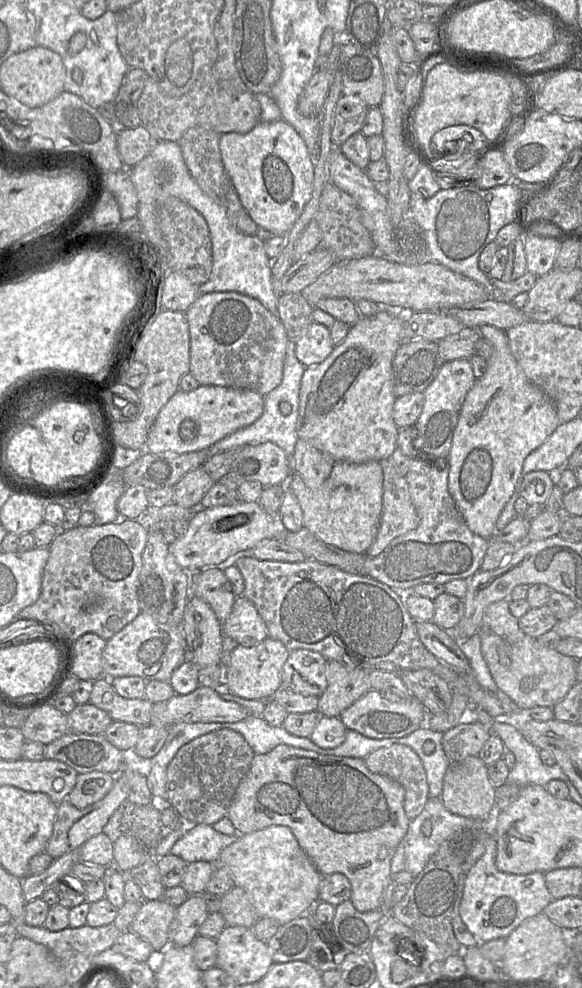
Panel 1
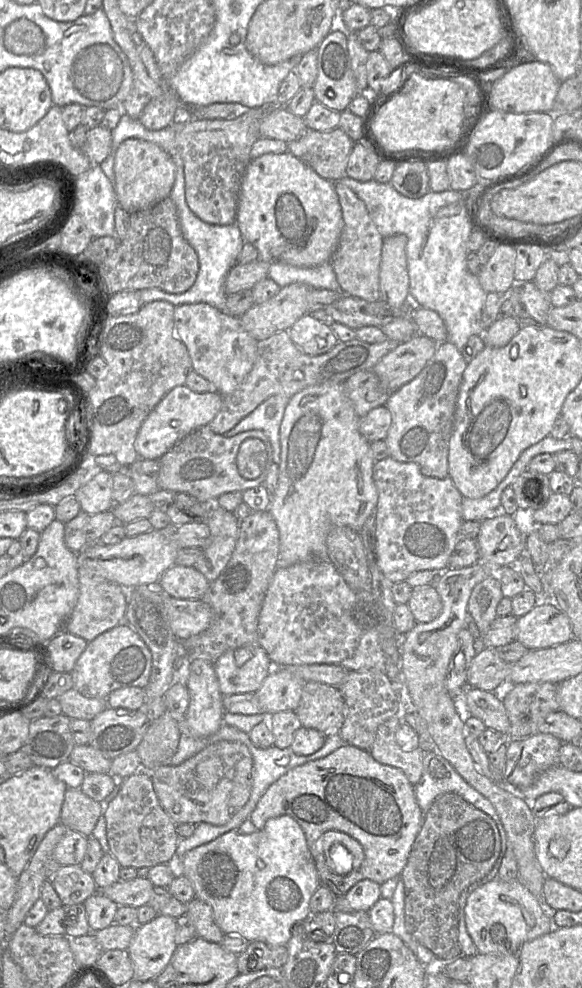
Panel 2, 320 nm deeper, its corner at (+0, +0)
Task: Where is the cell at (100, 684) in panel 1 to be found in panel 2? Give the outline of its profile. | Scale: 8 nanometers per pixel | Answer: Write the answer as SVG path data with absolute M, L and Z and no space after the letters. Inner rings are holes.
M75 689L68 690L57 699L62 714L70 719L91 721L108 707L106 699L87 698Z

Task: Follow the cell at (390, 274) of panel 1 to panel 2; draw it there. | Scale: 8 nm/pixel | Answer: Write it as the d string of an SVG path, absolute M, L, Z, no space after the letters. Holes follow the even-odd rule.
M292 283L280 289L269 300L254 304L239 317L242 327L257 341L289 330L304 314L309 313L307 295L310 287Z

